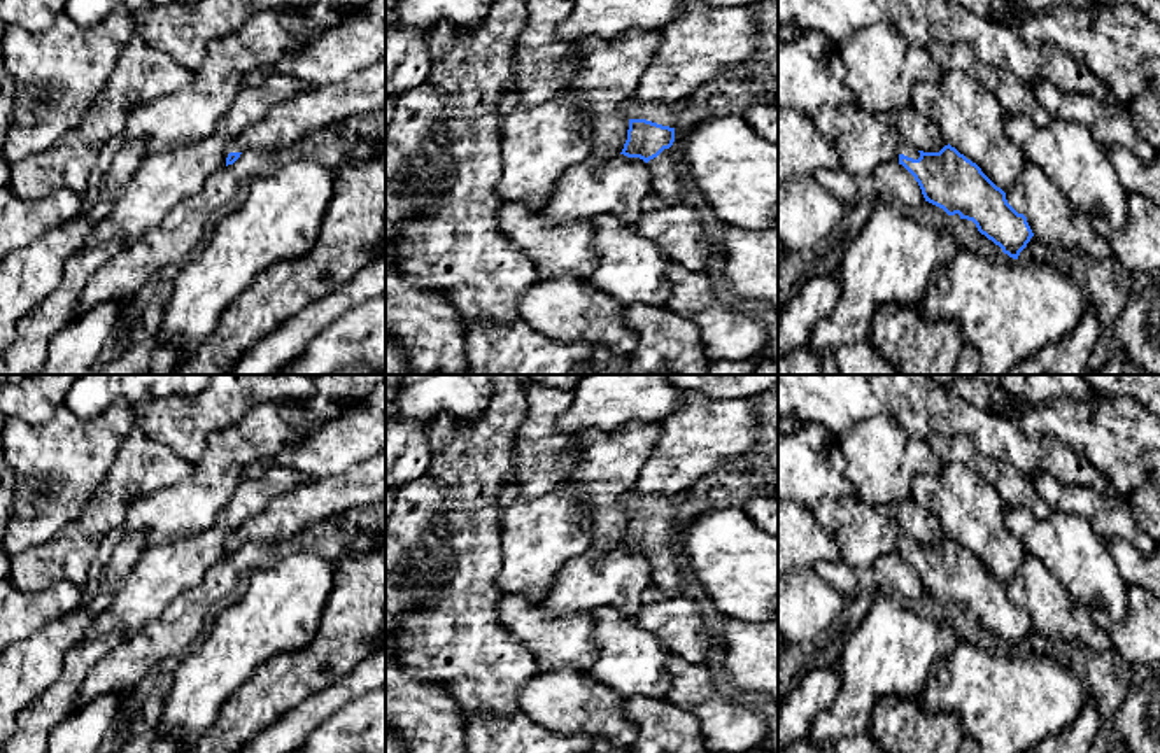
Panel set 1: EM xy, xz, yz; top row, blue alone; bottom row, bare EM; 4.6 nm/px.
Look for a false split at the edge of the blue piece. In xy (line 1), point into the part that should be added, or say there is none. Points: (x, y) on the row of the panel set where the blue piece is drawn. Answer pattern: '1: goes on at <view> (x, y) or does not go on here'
1: goes on at xy (363, 93)

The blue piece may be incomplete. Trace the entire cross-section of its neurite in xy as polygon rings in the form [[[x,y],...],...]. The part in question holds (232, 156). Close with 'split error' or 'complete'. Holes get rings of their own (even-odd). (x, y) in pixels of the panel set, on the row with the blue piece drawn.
[[[385,54],[366,70],[275,105],[224,147],[226,166],[247,149],[273,151],[342,121],[385,110]]]; split error

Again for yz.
[[[899,144],[899,165],[918,182],[925,201],[948,215],[973,221],[981,235],[1013,259],[1034,236],[1027,217],[1018,214],[981,168],[950,144],[939,152],[923,152]]]; split error

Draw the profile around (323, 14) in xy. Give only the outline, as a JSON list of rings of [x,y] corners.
[[[314,0],[294,16],[282,16],[284,32],[310,42],[321,32],[329,30],[349,16],[364,14],[371,0]]]

